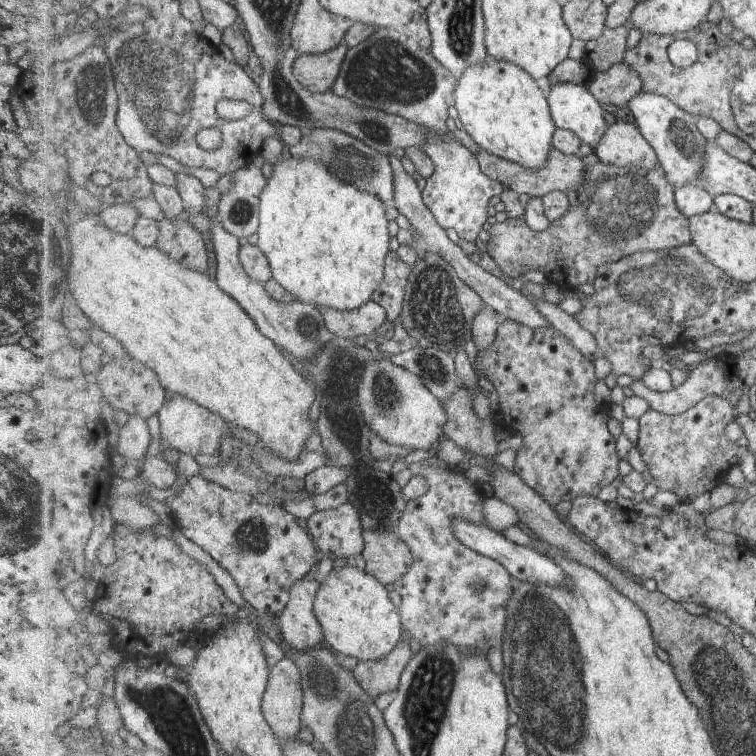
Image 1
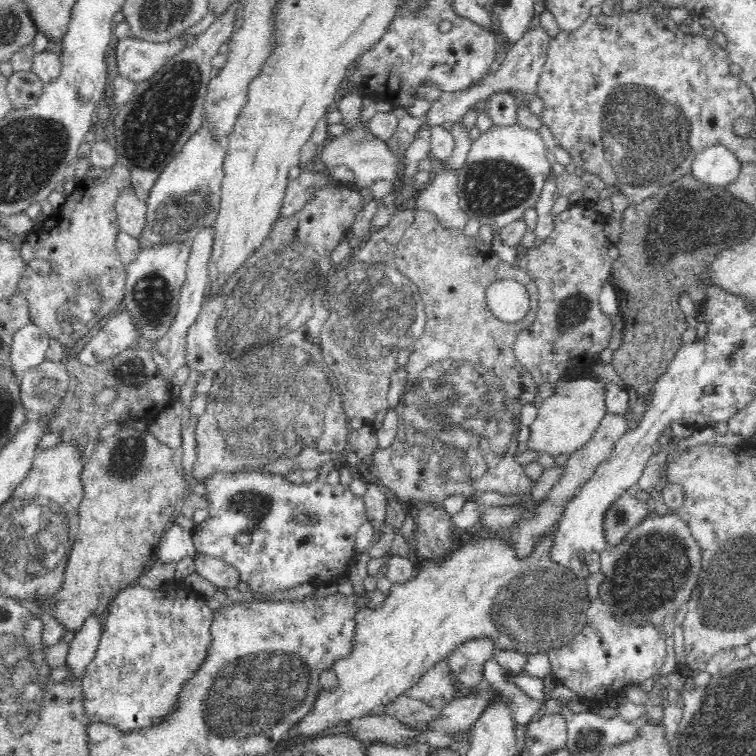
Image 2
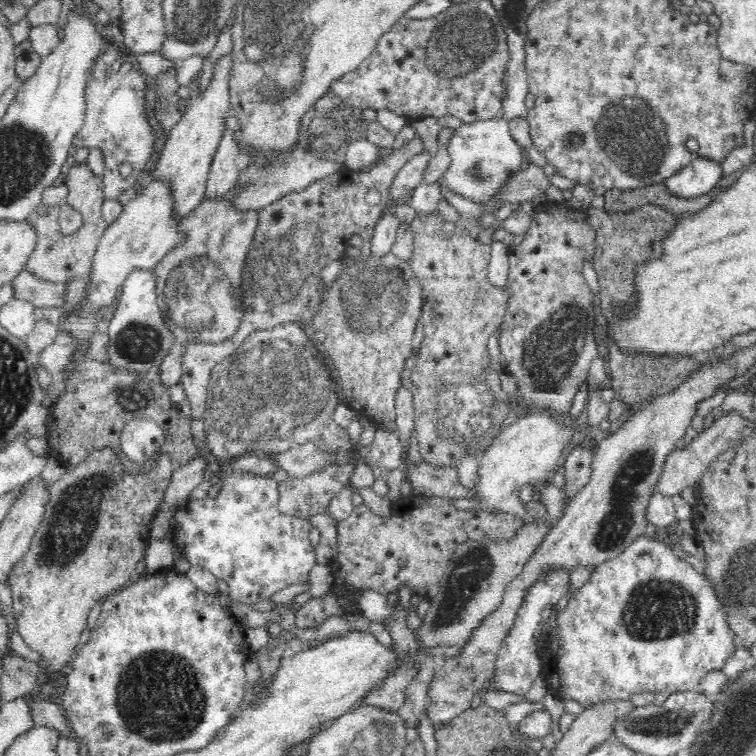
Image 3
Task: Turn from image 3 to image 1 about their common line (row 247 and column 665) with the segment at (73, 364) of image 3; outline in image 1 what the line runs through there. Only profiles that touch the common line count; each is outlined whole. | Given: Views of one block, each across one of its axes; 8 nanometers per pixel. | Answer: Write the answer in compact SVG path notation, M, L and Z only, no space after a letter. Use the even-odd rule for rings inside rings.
M641 92L637 94L628 108L636 119L641 134L653 145L660 164L675 189L685 185L701 186L701 174L705 170L705 156L709 152L711 141L701 135L701 128L696 128L697 116L690 115L677 106L668 96Z

